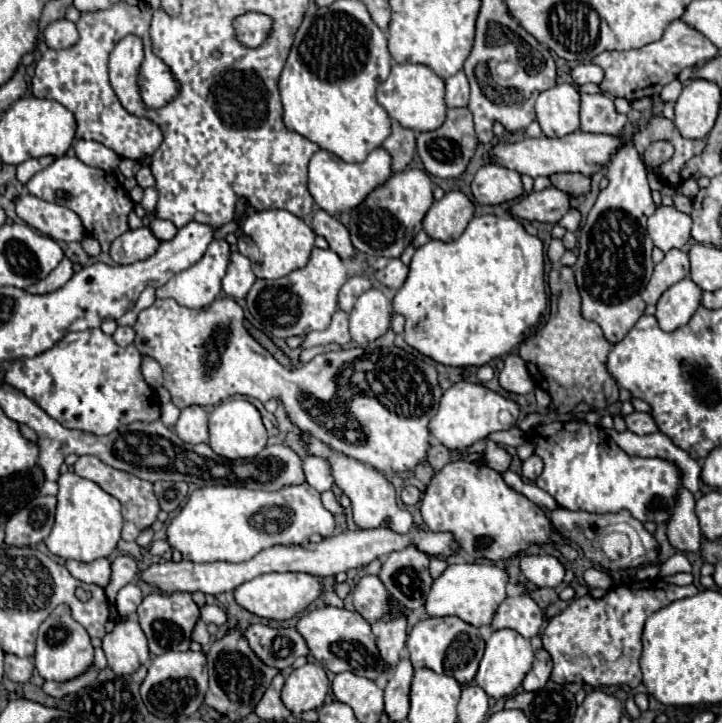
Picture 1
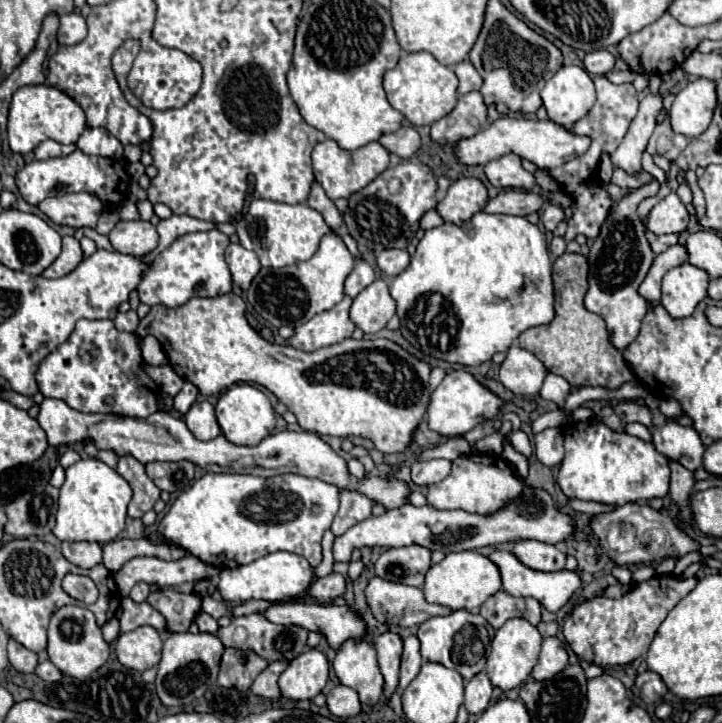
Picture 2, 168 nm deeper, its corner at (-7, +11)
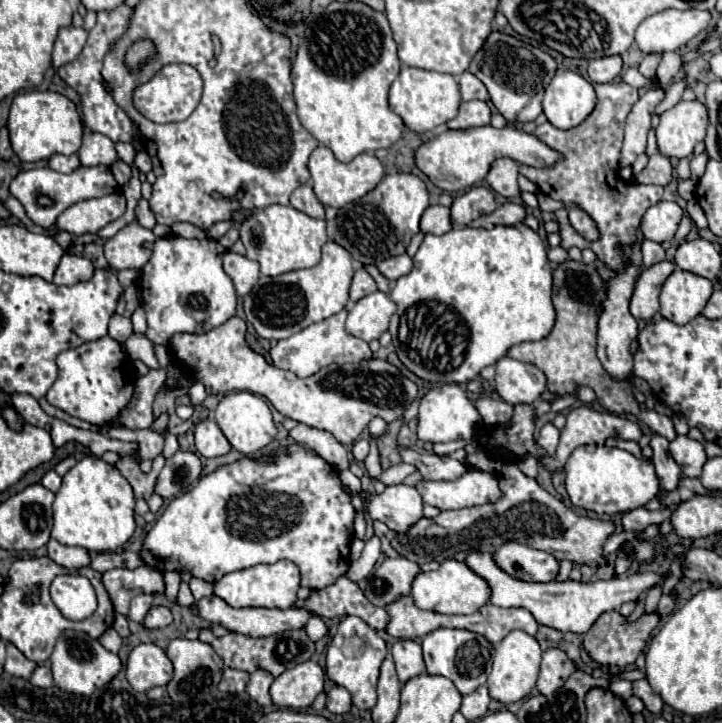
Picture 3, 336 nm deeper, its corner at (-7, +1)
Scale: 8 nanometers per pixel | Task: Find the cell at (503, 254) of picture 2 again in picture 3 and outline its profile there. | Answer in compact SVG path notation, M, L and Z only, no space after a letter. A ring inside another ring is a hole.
M525 224L495 226L491 230L455 226L443 236L427 234L413 256L413 270L395 282L389 296L397 304L397 312L391 318L389 332L399 360L419 378L463 384L477 378L485 366L495 364L511 346L549 336L557 318L552 293L552 268L537 232Z

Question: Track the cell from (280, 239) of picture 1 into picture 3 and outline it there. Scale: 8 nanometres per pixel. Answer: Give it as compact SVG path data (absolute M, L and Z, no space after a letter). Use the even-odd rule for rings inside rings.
M273 204L265 210L249 214L241 226L241 242L245 246L245 256L259 262L263 276L279 276L283 272L311 268L321 260L321 246L327 242L325 220L315 220L291 206Z

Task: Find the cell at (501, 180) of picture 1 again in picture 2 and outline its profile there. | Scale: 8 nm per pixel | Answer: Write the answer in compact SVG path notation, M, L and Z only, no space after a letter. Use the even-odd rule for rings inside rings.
M505 154L497 160L485 164L485 174L495 188L523 188L531 190L535 186L535 176L521 166L517 154Z

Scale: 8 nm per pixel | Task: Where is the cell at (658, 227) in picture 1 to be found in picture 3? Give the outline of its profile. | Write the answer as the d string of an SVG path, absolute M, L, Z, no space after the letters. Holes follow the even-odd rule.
M665 200L657 202L645 212L641 220L643 236L653 242L673 240L677 226L681 222L681 216L683 216L683 210L679 208L677 202L665 202Z

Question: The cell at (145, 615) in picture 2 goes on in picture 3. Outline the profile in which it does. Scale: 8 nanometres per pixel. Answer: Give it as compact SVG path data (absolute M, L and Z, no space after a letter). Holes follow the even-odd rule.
M347 576L337 578L337 582L321 588L321 590L313 590L309 594L309 598L303 600L301 608L311 614L317 614L321 618L355 614L355 616L363 618L375 630L385 630L385 626L389 622L387 612L379 606L373 606L365 598L361 588L355 582L351 582Z

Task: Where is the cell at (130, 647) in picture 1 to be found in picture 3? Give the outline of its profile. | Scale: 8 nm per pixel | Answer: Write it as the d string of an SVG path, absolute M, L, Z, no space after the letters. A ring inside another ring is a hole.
M139 644L129 652L125 674L137 692L147 692L171 680L173 664L157 644Z

